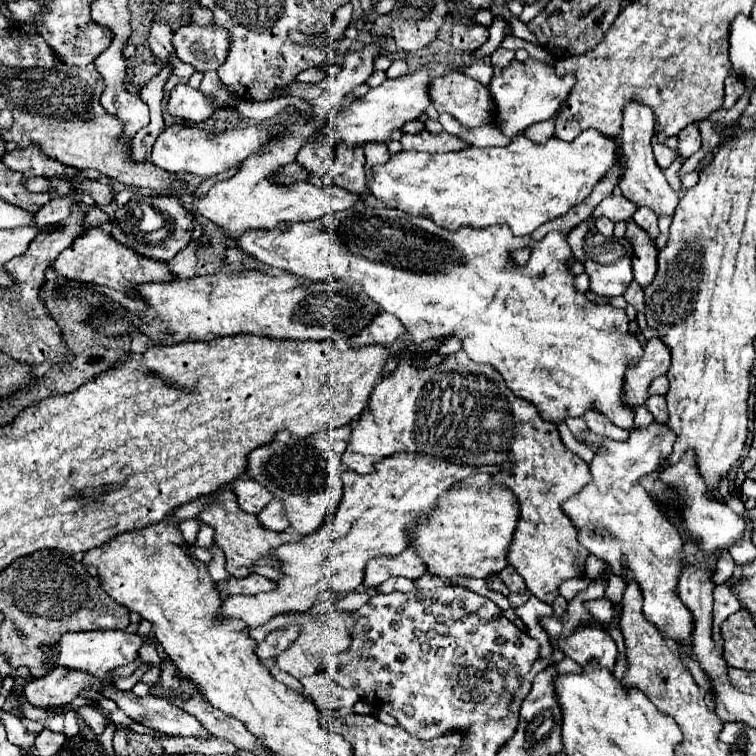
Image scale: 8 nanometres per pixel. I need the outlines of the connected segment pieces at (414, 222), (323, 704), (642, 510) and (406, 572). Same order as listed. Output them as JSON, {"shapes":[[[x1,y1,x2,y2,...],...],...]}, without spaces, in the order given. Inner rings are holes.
{"shapes":[[[367,194,367,198,363,198,363,202,359,202,357,208,349,208,343,212,335,212,335,214,327,214,319,220,311,220,311,222,281,222,279,226,275,226,273,230,249,230,239,238,239,248,245,254,251,254,255,258,259,258,263,264,271,266,271,268,283,268,295,276,319,282,319,280,347,280,353,276,353,282,363,284,365,292,379,304,379,308,383,308,389,314,395,314,403,326,407,328,413,344,421,344,425,340,437,338,437,340,445,340,445,338,461,338,463,342,463,350,465,354,473,360,473,362,483,362,483,364,493,364,501,376,505,378,507,386,521,398,533,402,537,406,537,410,541,412,543,418,551,420,553,424,565,422,567,418,575,418,581,416,589,410,597,410,599,414,607,416,613,424,617,424,619,428,625,430,633,430,633,420,635,420,635,410,633,406,625,404,625,394,623,394,623,384,625,384,625,370,629,368,629,358,633,362,637,362,637,358,641,358,641,342,635,336,627,334,627,324,629,318,625,314,625,310,621,308,613,308,613,306,599,306,591,300,587,300,587,296,583,292,579,292,575,288,575,274,569,268,569,260,573,256,569,244,567,244,567,234,565,232,549,232,543,240,533,240,531,236,513,236,513,232,509,230,509,226,489,226,489,228,471,228,471,226,461,226,461,230,445,230,441,226,437,226,431,218,425,216,411,216,405,214,401,210,393,210,387,208,383,204,375,204,379,200,375,200,371,194],[329,232,343,232,343,238,339,238,337,234,329,234],[521,248,529,248,531,250,530,258,525,266,519,266,513,262,511,252,513,250,521,250]],[[313,674,301,680,303,692,311,694,309,698,317,704,321,710,321,722,325,728,333,734,339,734,339,716,337,710,341,706,351,706,355,700,359,700,355,690,347,690,343,686,337,686,335,682,327,680,323,674]],[[651,422,647,428,633,430,625,442,597,438,597,434,593,432,587,432,585,436,581,436,581,440,599,446,599,452,589,464,593,480,563,504,565,514,579,528,581,546,609,564,609,568,617,576,621,574,623,564,627,564,629,576,641,586,645,618,655,624,655,628,675,650,695,658,693,644,689,642,689,638,693,636,693,614,689,614,689,608,681,604,681,598,677,598,677,582,681,570,689,566,689,562,681,558,683,536,669,520,667,512,659,506,659,502,649,496,647,490,639,484,641,478,657,470,663,456,671,454,675,444,673,430,669,430,669,424],[605,528,611,534,609,538,593,536,595,530]],[[407,548,399,556,379,556,367,562,365,566,365,586,379,586,391,576,405,576,405,578,421,578,427,574,425,562,421,562,421,556,417,550]]]}

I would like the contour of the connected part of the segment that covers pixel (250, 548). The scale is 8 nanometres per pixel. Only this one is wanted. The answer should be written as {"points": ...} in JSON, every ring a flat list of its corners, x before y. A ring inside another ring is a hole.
{"points":[[225,486,225,488,215,492,213,500,201,512,199,520,215,528,215,544,219,544,221,550,225,552,225,558,227,558,227,566,225,568,235,578,249,576,253,572,253,566,273,566,273,568,281,566,281,562,273,556,271,550,277,548,279,544,283,544,285,540,299,540,299,538,303,538,297,532,287,534,287,532,273,532,273,530,261,528,261,524,259,524,255,514,243,512,239,508,237,498,235,498,235,494,233,494,233,490,229,486]]}

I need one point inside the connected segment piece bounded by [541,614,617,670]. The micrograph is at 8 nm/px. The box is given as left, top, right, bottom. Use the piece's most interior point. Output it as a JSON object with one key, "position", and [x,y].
{"position":[584,644]}

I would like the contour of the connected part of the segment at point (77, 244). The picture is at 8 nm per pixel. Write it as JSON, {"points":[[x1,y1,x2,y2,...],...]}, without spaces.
{"points":[[89,230,83,236,75,238,73,246,69,246,65,252,61,252,55,262,51,262,51,268,59,272,65,278,85,282,85,284,97,284,97,286,109,286,115,290,121,290,129,294,131,298,139,298,137,286,149,284,149,282,171,282,177,280,177,276,171,272,167,262,149,260,145,256,135,254,127,246,119,244,111,238,111,234,99,230]]}

